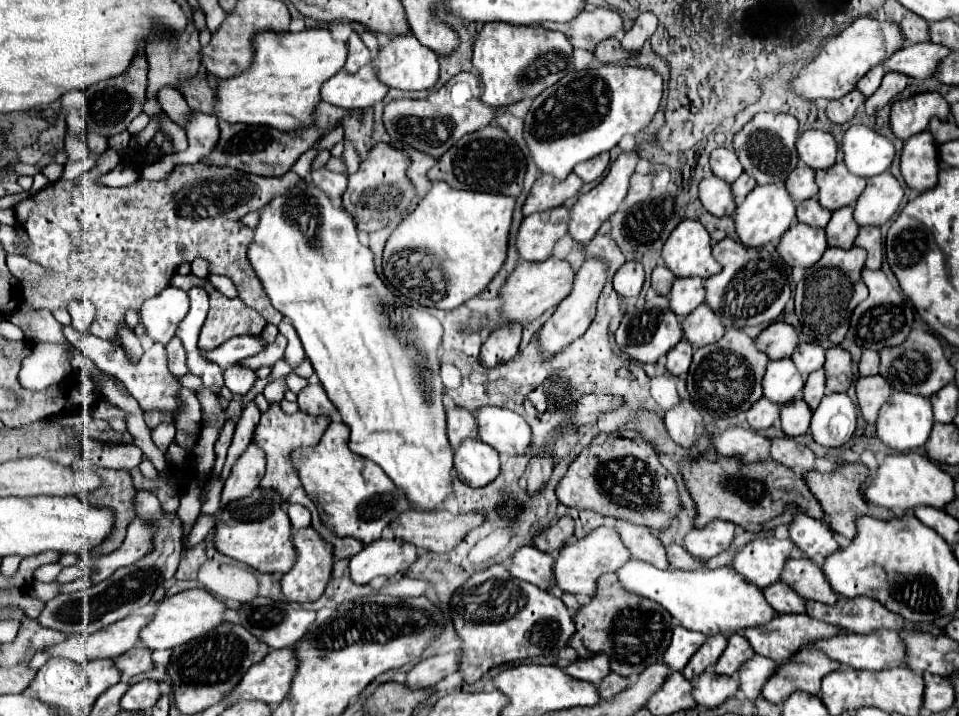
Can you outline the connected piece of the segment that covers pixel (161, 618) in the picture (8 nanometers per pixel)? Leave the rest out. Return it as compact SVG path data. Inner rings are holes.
M189 589L181 591L173 597L165 597L157 611L153 613L151 623L141 631L141 643L147 649L173 649L179 647L195 637L201 637L203 633L209 633L211 629L219 627L225 621L227 605L207 593L205 589Z

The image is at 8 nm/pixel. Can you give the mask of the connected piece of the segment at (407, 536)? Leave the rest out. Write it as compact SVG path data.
M437 509L435 513L419 513L419 511L407 511L403 515L399 515L397 521L393 521L389 527L393 529L395 537L409 541L413 545L419 545L419 549L427 549L427 551L435 551L435 553L447 553L453 547L459 545L459 541L463 541L463 537L473 531L475 527L479 527L485 521L483 513L469 513L469 515L453 515L445 509Z

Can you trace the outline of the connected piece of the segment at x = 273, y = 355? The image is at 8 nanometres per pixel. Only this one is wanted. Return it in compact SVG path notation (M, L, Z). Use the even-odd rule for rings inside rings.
M279 333L273 345L267 345L259 355L253 355L253 357L247 357L247 359L241 359L239 365L241 365L241 367L249 367L249 369L253 369L253 371L257 371L257 369L261 369L261 367L265 366L272 367L283 357L286 347L287 339Z

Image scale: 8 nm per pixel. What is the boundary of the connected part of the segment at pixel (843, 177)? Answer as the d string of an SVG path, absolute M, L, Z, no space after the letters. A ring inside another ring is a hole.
M835 163L829 169L817 171L815 181L819 185L819 205L823 205L829 211L853 205L865 189L865 179L849 173L845 163Z

